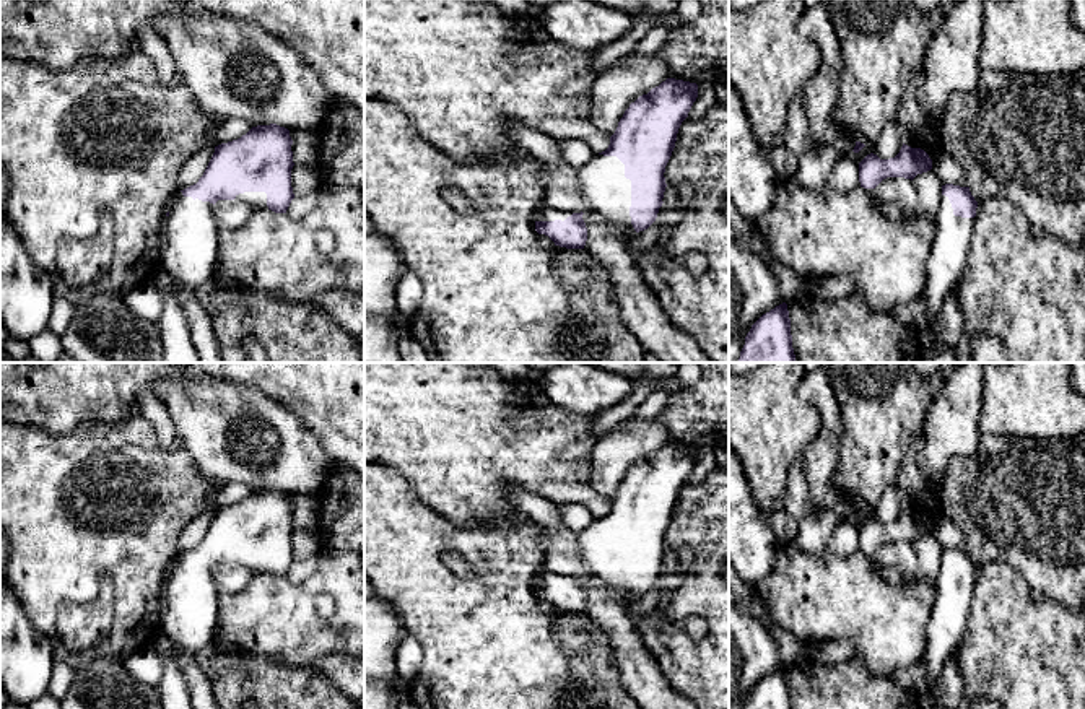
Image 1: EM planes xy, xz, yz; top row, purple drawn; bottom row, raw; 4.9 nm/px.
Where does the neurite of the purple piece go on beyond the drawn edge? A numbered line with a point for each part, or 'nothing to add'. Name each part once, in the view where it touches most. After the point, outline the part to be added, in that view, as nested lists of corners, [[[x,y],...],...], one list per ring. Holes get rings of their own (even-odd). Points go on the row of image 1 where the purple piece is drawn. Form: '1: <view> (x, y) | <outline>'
1: xz (605, 192) | [[[594,154],[576,167],[584,202],[584,215],[595,215],[623,236],[636,234],[631,216],[631,181],[625,177],[625,164],[617,156]]]
2: yz (952, 234) | [[[945,195],[940,197],[939,211],[932,221],[934,241],[922,293],[929,311],[929,327],[939,324],[942,307],[961,278],[974,234],[974,218],[955,216],[952,203]]]

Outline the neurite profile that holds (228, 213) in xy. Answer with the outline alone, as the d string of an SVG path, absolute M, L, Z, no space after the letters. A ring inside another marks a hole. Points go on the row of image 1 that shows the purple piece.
M218 200L213 205L213 216L218 229L237 229L252 215L252 208L236 200Z

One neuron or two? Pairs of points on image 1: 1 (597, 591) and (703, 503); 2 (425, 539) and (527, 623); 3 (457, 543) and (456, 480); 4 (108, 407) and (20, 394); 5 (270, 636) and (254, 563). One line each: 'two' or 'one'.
1: two
2: one
3: two
4: one
5: two

